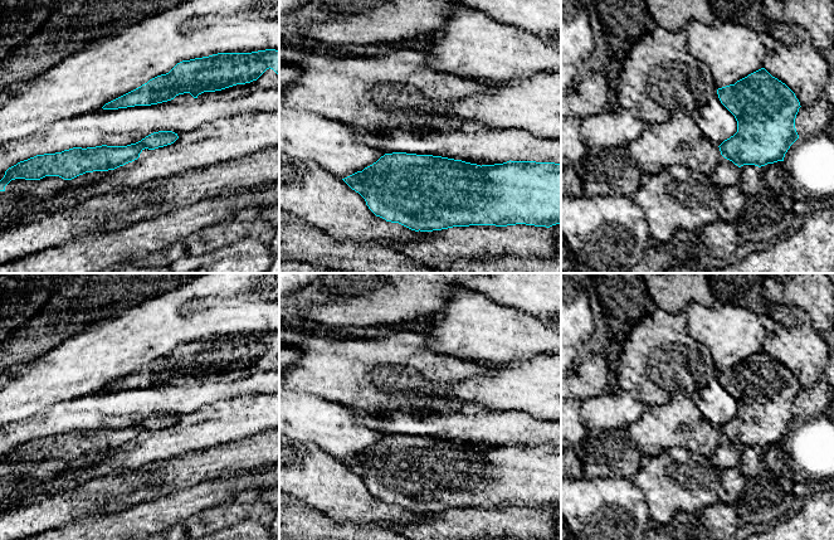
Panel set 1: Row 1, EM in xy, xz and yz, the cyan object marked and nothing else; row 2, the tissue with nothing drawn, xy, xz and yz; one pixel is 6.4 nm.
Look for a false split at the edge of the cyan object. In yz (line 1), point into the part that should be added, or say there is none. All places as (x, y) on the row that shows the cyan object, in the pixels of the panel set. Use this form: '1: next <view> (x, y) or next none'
1: next none

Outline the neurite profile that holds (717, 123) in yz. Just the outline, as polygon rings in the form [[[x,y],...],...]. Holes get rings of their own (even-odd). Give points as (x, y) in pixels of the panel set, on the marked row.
[[[709,86],[706,102],[693,113],[693,120],[702,133],[716,146],[737,132],[735,116],[721,103],[717,87]]]

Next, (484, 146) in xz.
[[[386,128],[365,130],[362,142],[384,154],[406,152],[462,160],[477,165],[507,161],[561,162],[561,138],[540,138],[527,131],[508,128],[448,132],[405,131]]]

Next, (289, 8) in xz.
[[[279,0],[279,18],[286,15],[289,19],[304,11],[309,3],[328,3],[328,15],[346,14],[352,10],[367,9],[374,6],[377,0]]]

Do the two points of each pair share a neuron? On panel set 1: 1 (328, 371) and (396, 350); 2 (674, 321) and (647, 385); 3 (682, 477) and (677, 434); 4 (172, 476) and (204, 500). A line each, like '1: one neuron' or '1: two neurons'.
1: one neuron
2: one neuron
3: two neurons
4: two neurons

